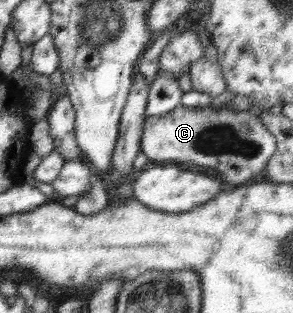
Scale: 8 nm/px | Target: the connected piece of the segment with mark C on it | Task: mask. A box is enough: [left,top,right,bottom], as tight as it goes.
[140,105,277,186]

